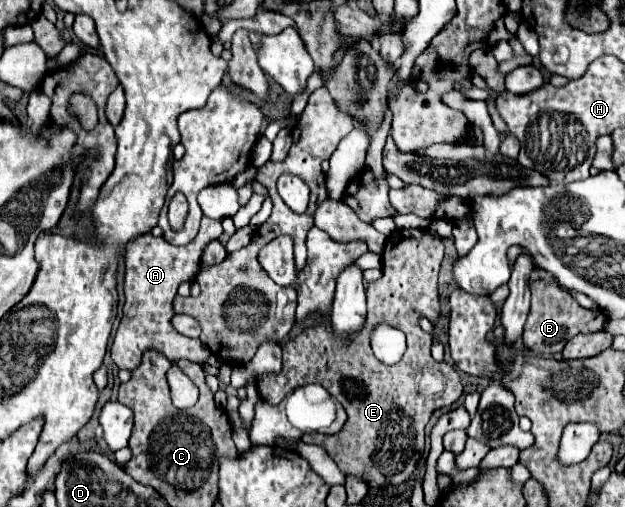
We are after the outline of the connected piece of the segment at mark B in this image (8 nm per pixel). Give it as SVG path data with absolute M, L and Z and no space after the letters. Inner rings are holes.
M534 268L532 272L534 272L534 276L530 278L532 306L530 306L528 320L524 324L524 346L528 350L532 350L534 354L556 354L556 352L562 352L564 344L576 334L580 332L590 334L604 328L606 316L598 306L590 310L578 306L578 302L554 282L552 274L548 274L542 268Z

